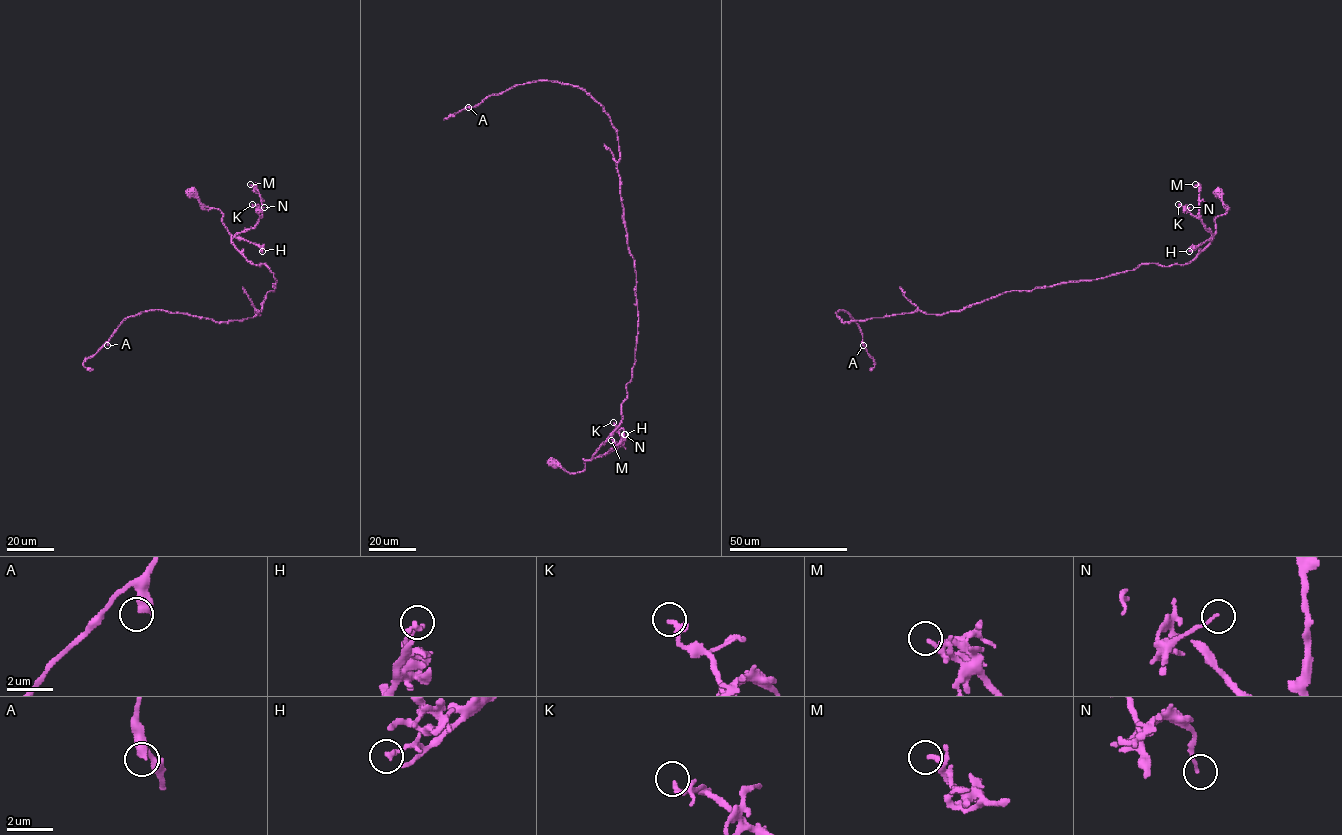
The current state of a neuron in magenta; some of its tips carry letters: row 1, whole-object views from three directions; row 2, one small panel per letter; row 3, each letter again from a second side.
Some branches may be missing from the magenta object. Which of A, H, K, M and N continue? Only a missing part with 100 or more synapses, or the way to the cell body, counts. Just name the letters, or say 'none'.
none

